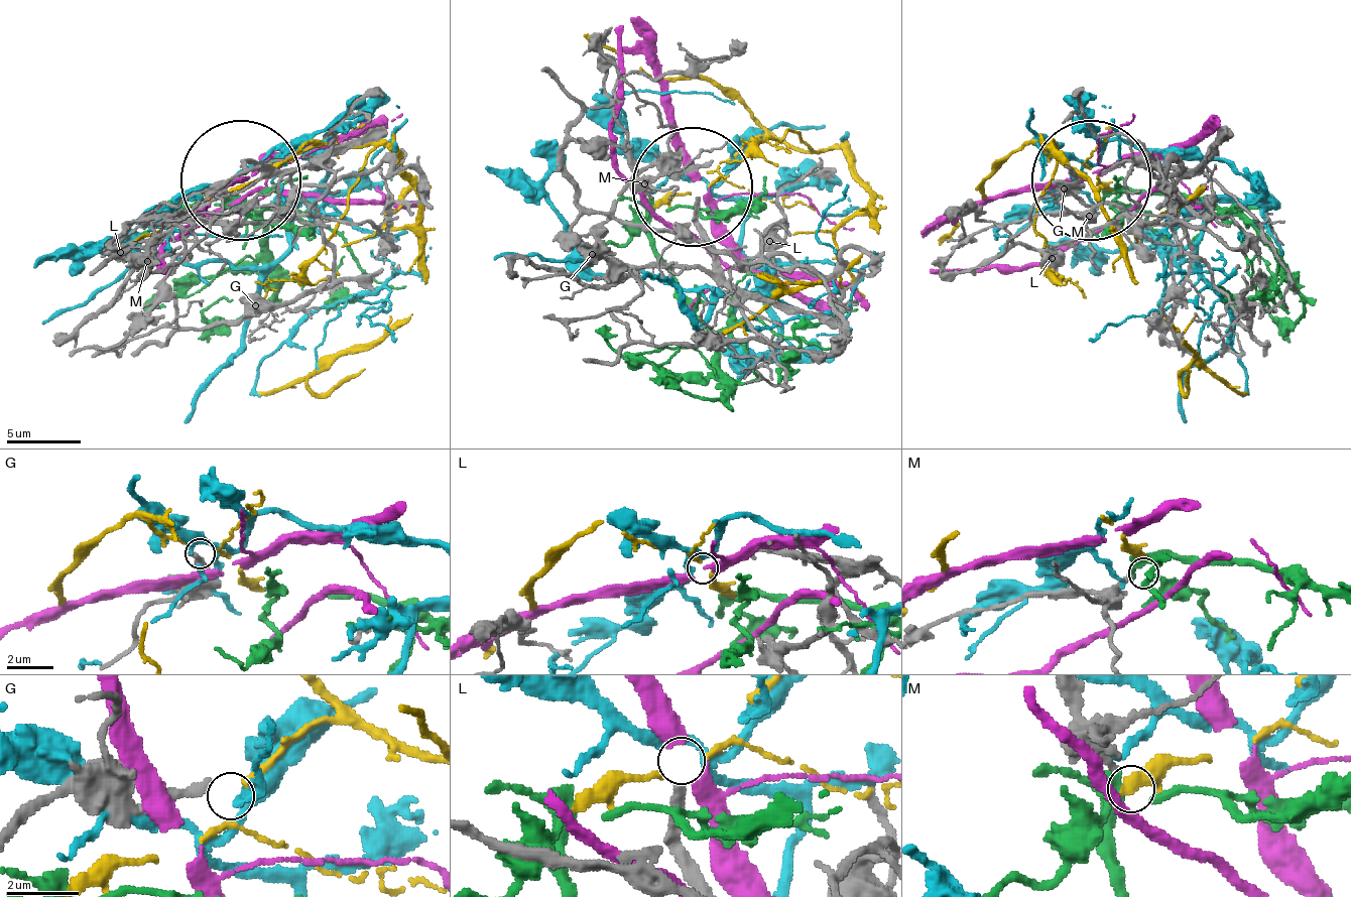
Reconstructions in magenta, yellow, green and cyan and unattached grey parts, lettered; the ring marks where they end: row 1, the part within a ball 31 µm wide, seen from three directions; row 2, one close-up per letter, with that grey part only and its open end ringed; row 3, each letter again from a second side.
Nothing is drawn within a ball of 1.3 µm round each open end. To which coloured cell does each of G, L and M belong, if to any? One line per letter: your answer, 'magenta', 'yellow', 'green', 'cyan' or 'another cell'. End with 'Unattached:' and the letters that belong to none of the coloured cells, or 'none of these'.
G: another cell
L: another cell
M: another cell
Unattached: G, L, M

